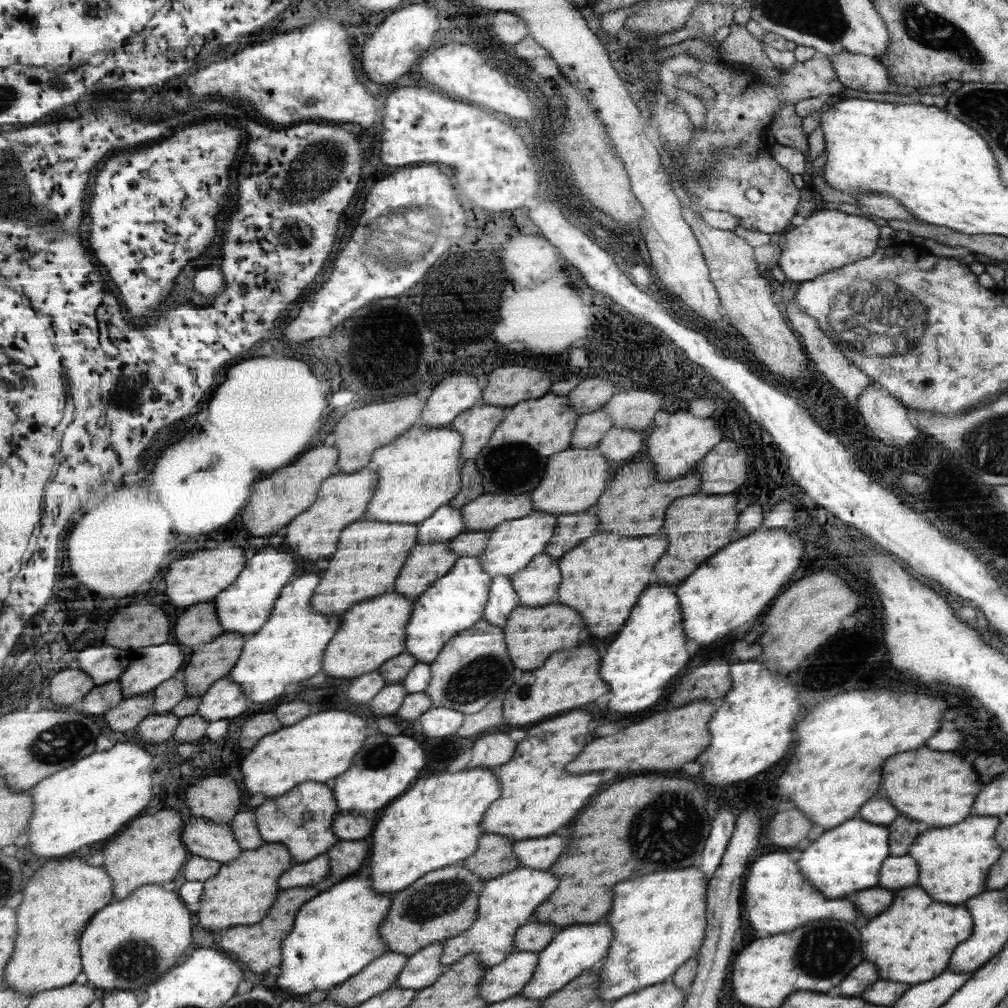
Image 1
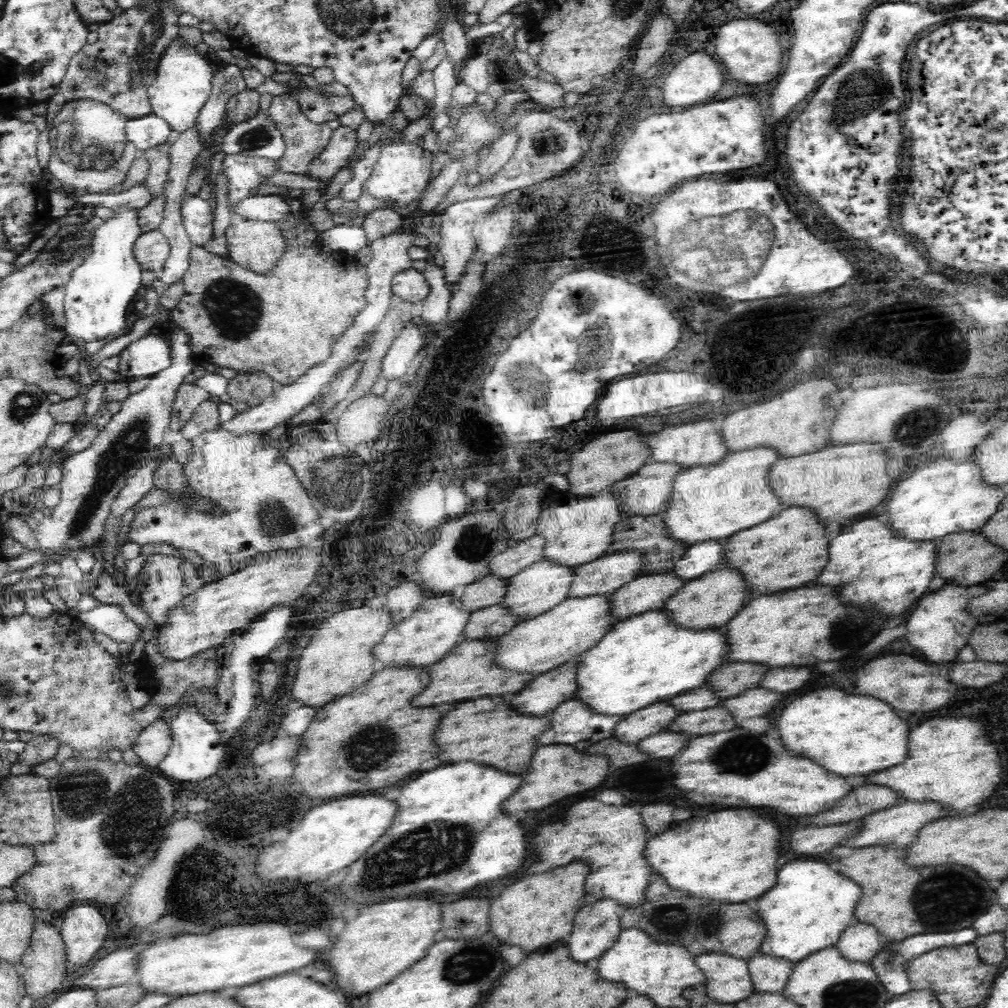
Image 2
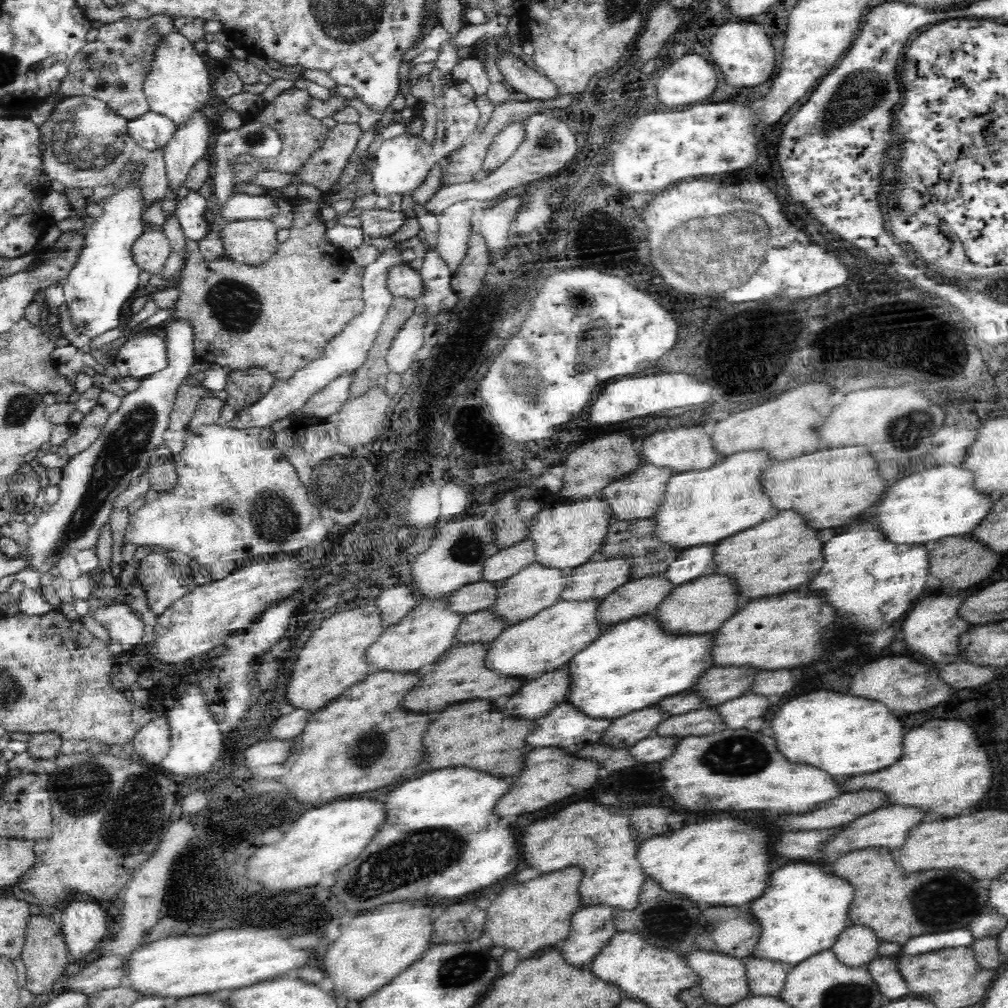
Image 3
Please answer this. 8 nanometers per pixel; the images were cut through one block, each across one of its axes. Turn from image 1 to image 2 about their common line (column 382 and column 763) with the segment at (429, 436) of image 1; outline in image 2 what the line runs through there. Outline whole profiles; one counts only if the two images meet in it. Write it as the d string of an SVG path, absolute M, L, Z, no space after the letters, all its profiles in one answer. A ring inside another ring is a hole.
M770 447L730 451L722 460L708 466L684 469L672 484L670 498L660 514L667 536L678 544L720 541L774 518L785 506L771 492L767 480L770 466L778 460Z

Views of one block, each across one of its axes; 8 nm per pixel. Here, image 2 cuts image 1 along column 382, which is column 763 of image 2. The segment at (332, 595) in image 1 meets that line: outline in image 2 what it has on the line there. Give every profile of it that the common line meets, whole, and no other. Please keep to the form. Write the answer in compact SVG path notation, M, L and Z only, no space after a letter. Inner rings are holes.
M785 507L780 514L724 540L722 569L738 568L748 580L752 594L772 594L798 588L818 578L826 566L826 546L830 546L826 526L808 508Z

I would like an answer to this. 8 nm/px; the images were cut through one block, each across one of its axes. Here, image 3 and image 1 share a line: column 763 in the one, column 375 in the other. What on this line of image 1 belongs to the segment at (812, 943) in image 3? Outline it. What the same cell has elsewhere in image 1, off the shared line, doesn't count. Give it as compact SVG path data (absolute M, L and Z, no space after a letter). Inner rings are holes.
M354 874L338 881L328 888L322 888L318 898L312 898L301 906L296 914L293 932L283 942L283 960L281 966L273 973L278 990L304 998L313 990L330 990L336 985L356 976L365 966L372 964L375 958L389 950L389 946L381 938L381 926L385 924L393 906L392 894L382 894L373 888L373 880L368 876L360 878Z

